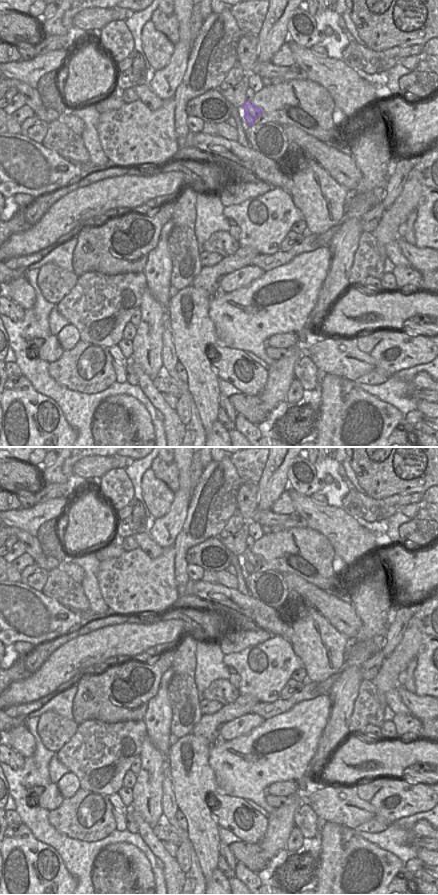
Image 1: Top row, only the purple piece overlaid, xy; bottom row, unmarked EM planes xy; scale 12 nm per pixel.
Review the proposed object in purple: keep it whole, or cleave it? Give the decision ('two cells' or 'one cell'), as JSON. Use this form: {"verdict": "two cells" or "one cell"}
{"verdict": "two cells"}

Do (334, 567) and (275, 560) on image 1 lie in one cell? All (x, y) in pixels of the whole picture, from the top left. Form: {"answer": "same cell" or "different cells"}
{"answer": "same cell"}

